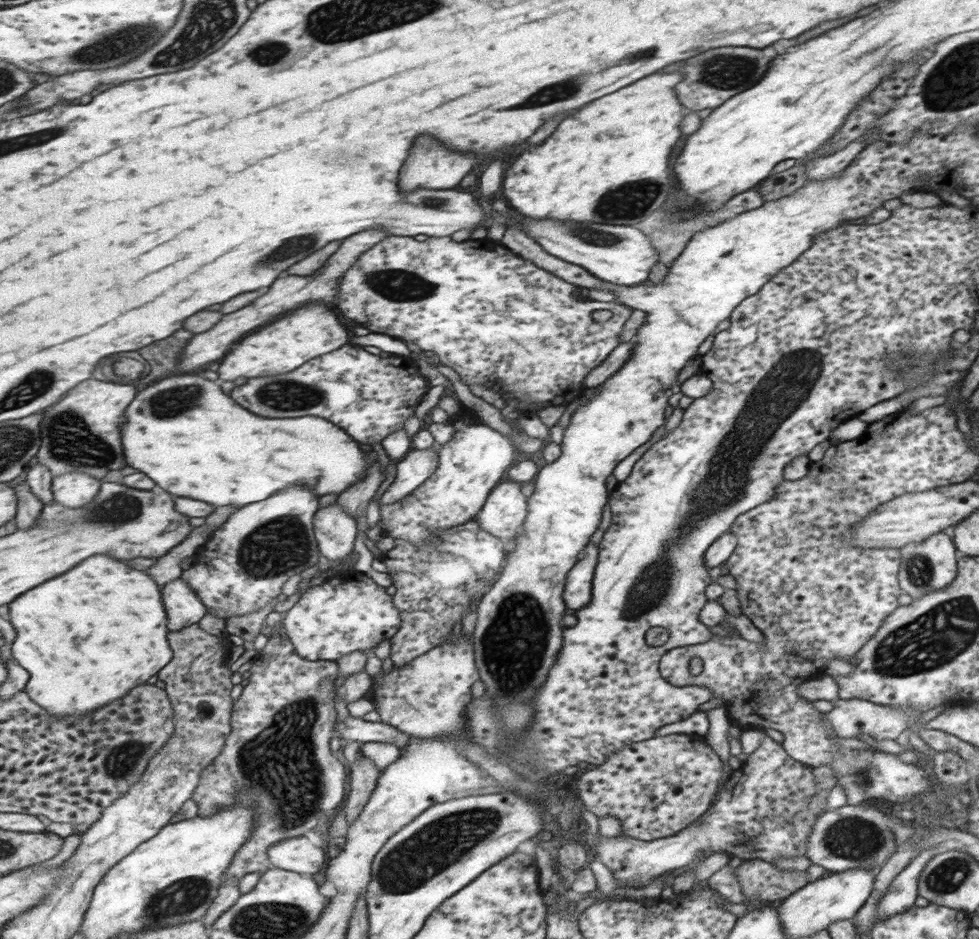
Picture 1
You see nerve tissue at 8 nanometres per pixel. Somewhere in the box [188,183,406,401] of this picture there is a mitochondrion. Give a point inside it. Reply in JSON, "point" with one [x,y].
{"point":[293,246]}

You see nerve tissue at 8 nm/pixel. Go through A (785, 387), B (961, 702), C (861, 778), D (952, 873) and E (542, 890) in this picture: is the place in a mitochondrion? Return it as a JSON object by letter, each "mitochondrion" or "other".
{"A":"mitochondrion","B":"other","C":"mitochondrion","D":"mitochondrion","E":"other"}

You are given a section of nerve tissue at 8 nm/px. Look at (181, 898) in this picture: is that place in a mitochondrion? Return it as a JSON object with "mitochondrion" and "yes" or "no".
{"mitochondrion":"yes"}

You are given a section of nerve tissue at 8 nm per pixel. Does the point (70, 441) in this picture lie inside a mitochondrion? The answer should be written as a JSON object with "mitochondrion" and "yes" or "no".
{"mitochondrion":"yes"}

